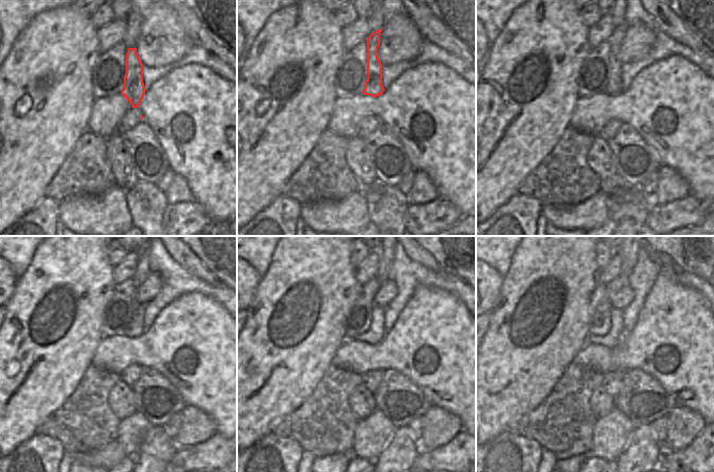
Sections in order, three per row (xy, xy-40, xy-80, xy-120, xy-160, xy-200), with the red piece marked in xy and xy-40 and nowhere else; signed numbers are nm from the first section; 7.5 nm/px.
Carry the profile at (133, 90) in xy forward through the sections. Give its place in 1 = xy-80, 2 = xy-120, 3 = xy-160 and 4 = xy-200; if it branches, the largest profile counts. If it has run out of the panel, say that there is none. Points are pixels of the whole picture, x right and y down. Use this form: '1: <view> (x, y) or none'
1: xy-80 (614, 87)
2: xy-120 (143, 270)
3: xy-160 (386, 257)
4: xy-200 (630, 257)

